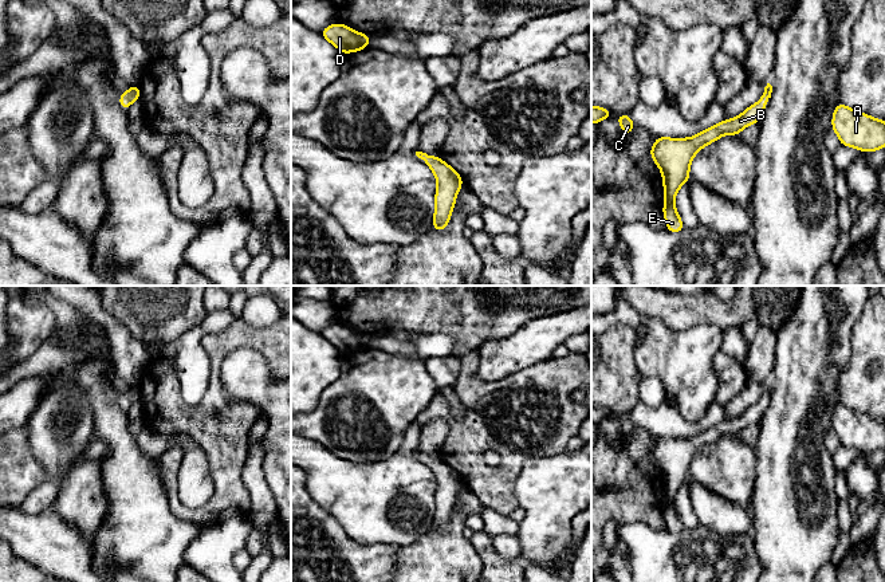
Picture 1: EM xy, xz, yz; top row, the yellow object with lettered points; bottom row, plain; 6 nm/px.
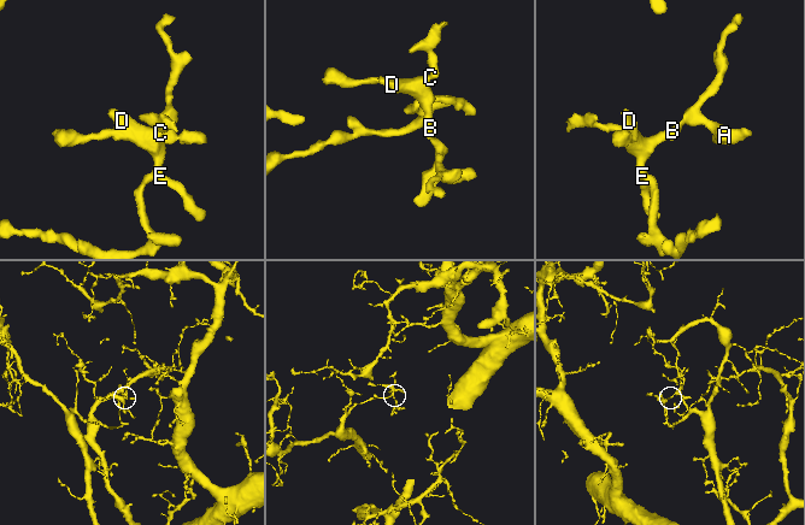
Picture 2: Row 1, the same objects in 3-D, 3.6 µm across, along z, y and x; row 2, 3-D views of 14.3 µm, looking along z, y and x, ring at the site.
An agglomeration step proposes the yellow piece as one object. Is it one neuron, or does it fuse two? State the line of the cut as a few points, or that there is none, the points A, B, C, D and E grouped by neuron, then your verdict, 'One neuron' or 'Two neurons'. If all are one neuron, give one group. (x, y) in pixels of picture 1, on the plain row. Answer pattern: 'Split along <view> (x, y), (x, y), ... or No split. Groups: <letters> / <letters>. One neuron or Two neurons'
No split. Groups: A B C D E. One neuron

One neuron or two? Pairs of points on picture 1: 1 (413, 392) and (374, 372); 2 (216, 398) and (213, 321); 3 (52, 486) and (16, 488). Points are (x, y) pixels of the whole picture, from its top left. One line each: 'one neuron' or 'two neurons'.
1: one neuron
2: two neurons
3: two neurons

